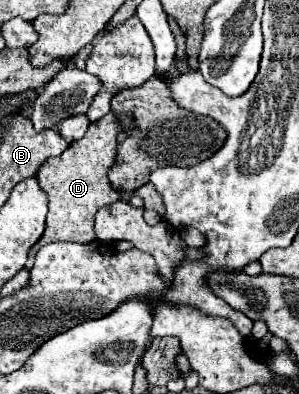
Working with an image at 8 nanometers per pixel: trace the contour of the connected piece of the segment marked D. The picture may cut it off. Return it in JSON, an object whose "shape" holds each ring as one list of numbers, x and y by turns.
{"shape":[[108,113,106,117,90,123,88,131,82,139,70,143,70,147,58,155,48,159,40,171,36,173,42,191,48,195,48,223,46,231,36,245,32,245,26,261,26,269,32,269,34,257,40,247,54,241,76,241,76,243,90,243,96,239,94,233,94,215,100,207,114,203,120,199,120,193,110,185,108,171,116,163,116,135,126,129,136,129,134,117,130,115,116,115]]}

